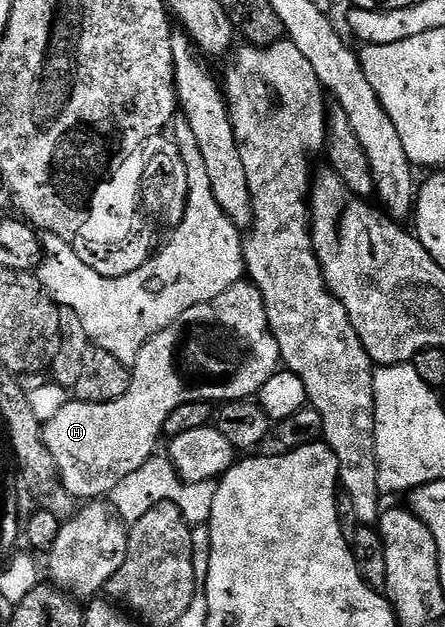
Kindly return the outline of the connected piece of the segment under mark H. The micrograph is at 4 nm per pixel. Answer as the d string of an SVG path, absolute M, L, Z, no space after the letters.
M240 282L229 286L225 294L217 294L217 298L183 311L165 330L145 342L134 362L129 390L125 390L121 398L100 404L86 404L84 400L72 399L57 411L55 418L46 421L43 440L49 446L49 454L53 454L65 490L69 490L76 501L107 498L125 485L125 478L133 470L141 470L141 466L156 455L158 448L155 447L161 441L165 422L177 406L198 400L230 402L258 397L265 382L269 382L271 375L280 368L277 338L269 326L261 290L250 282Z

